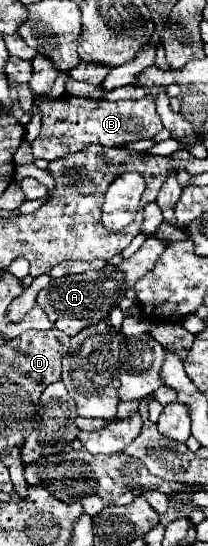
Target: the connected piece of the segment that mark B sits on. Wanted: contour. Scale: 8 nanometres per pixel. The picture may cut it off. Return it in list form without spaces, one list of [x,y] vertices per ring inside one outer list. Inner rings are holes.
[[[64,95],[64,119],[42,119],[42,131],[32,143],[32,153],[36,159],[54,161],[86,149],[88,145],[120,147],[140,139],[152,139],[162,129],[162,121],[156,113],[156,99],[146,95],[138,101],[102,101],[102,99],[82,99],[74,95]]]

